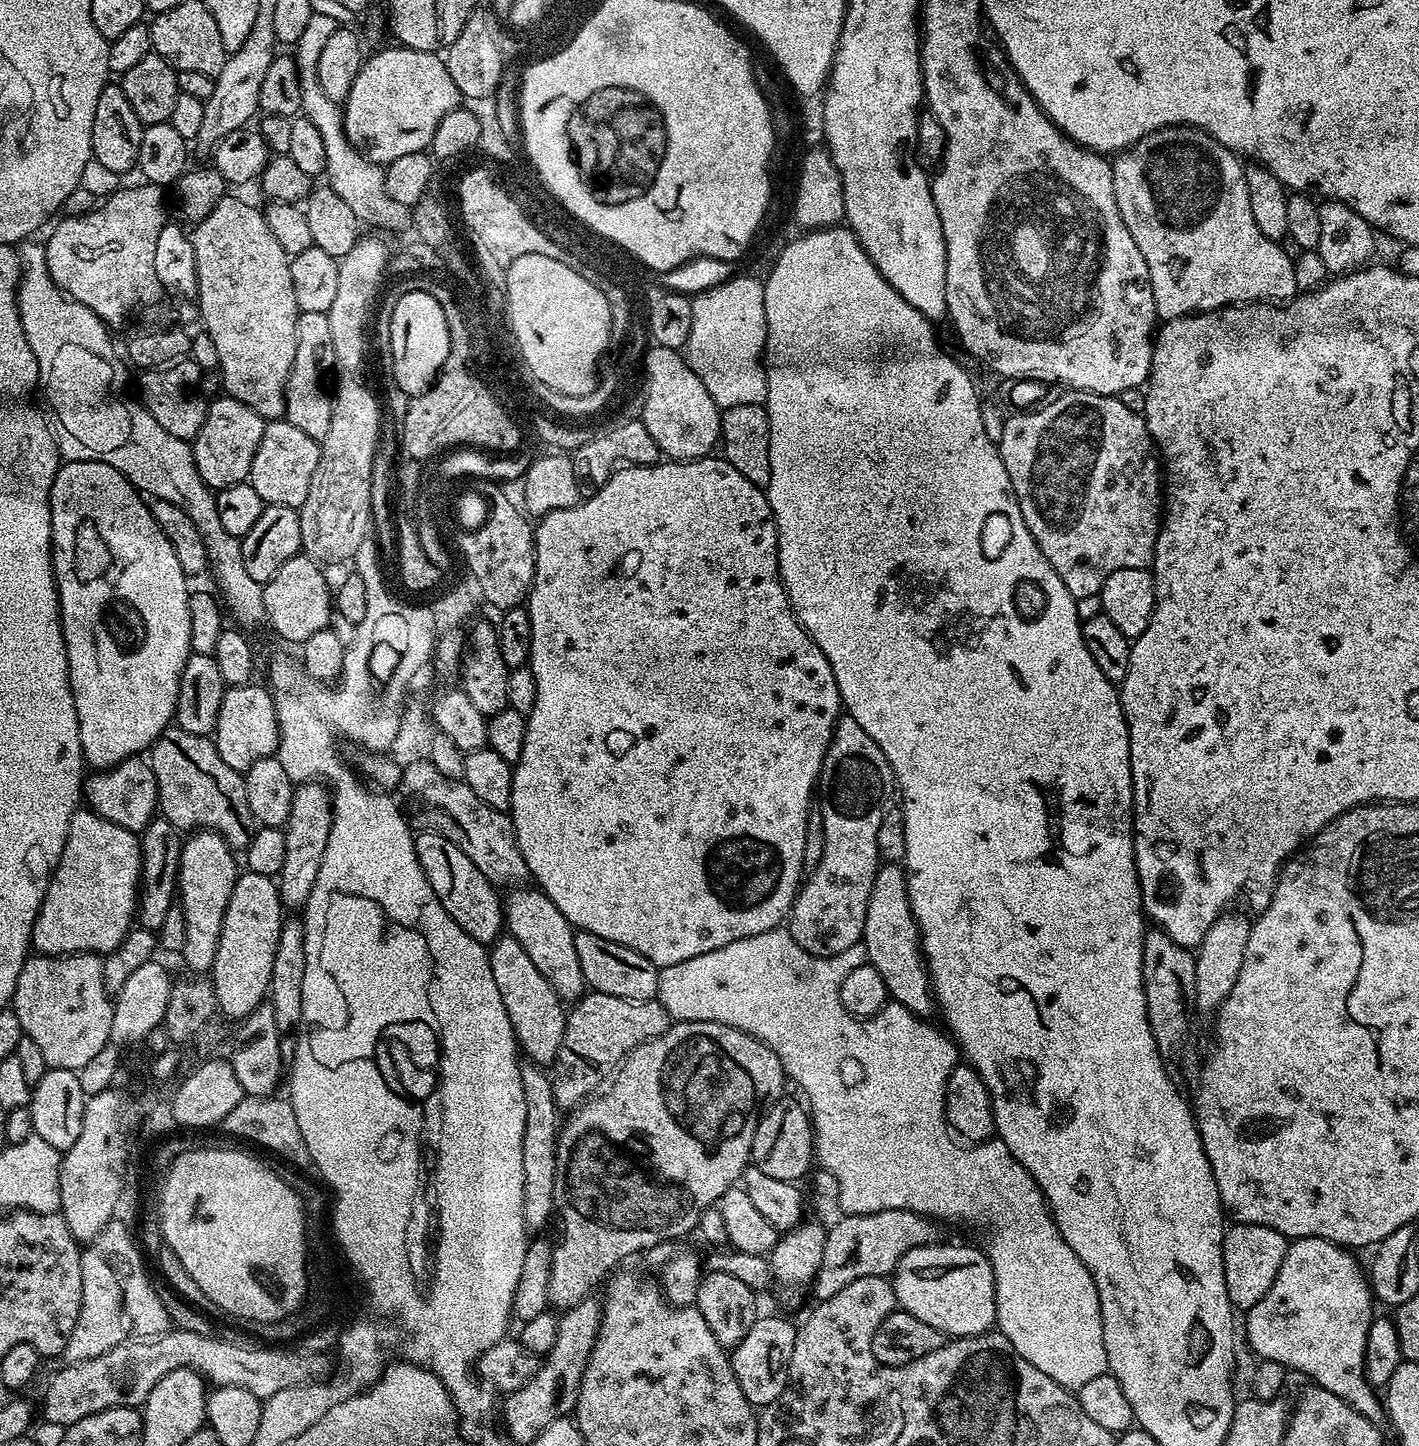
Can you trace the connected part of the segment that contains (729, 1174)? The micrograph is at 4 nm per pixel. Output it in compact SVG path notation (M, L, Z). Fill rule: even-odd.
M682 1020L673 1023L661 1036L653 1036L651 1040L636 1047L630 1055L625 1056L603 1091L585 1100L579 1108L567 1113L556 1138L554 1216L557 1221L560 1219L560 1241L552 1244L552 1265L548 1287L549 1305L556 1310L567 1310L578 1306L578 1302L589 1299L595 1293L592 1291L600 1283L601 1287L609 1279L613 1270L623 1265L620 1263L627 1256L632 1256L635 1252L642 1251L643 1248L652 1250L665 1242L676 1242L679 1236L686 1235L691 1228L693 1231L700 1223L700 1215L720 1201L726 1194L726 1190L733 1187L743 1177L744 1170L749 1167L752 1159L752 1143L756 1133L756 1123L760 1120L762 1109L765 1107L764 1099L767 1096L783 1097L785 1095L784 1084L786 1085L784 1067L778 1054L774 1054L770 1046L766 1046L758 1038L742 1030L722 1026L718 1022Z

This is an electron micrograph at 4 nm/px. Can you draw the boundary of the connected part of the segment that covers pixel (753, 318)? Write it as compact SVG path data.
M733 275L717 288L701 292L692 300L692 329L686 345L688 365L702 378L710 398L723 410L747 404L764 404L768 398L768 374L762 363L768 342L768 323L764 309L764 285L752 276Z

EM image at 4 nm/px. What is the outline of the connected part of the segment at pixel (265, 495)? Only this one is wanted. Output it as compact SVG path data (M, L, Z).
M283 418L269 420L264 425L262 442L258 442L247 483L258 490L258 498L262 498L265 505L290 506L298 510L302 502L306 502L310 478L314 478L314 470L318 470L319 457L320 444L310 438L310 434L298 430L298 426L290 426L290 422Z

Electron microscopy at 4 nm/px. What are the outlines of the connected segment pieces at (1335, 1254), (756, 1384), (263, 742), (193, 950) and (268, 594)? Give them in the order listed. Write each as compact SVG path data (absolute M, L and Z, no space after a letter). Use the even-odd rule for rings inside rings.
M1307 1236L1292 1240L1286 1250L1286 1258L1282 1258L1282 1270L1278 1270L1278 1278L1274 1278L1274 1286L1266 1290L1266 1298L1262 1298L1262 1302L1247 1309L1248 1321L1244 1328L1248 1331L1248 1344L1257 1352L1255 1355L1259 1359L1278 1362L1286 1370L1292 1371L1293 1368L1309 1376L1315 1387L1338 1394L1338 1398L1345 1400L1358 1414L1376 1422L1382 1416L1382 1400L1364 1366L1366 1338L1374 1319L1374 1297L1365 1269L1363 1272L1352 1256L1355 1255L1349 1249L1322 1238Z
M761 1315L754 1326L750 1326L750 1334L746 1334L746 1338L742 1338L742 1342L731 1349L730 1359L738 1386L742 1386L742 1394L746 1394L754 1406L774 1403L788 1384L788 1367L790 1354L794 1354L796 1330L795 1323L791 1324L780 1316Z
M259 682L225 687L214 739L218 754L222 754L222 762L241 774L254 766L254 762L276 756L280 746L280 723L271 691Z
M196 830L183 841L181 850L178 906L186 918L186 942L182 959L192 974L212 971L214 954L218 954L218 938L222 934L222 918L234 890L238 875L234 850L217 832Z
M301 554L290 558L290 562L286 562L282 570L278 570L278 574L274 574L274 578L270 578L270 582L264 585L264 614L267 623L272 623L273 630L282 639L289 640L296 646L304 645L306 638L313 637L318 634L318 630L327 628L332 623L334 592L331 587L328 589L328 580L323 571L325 572L325 569L317 561Z

